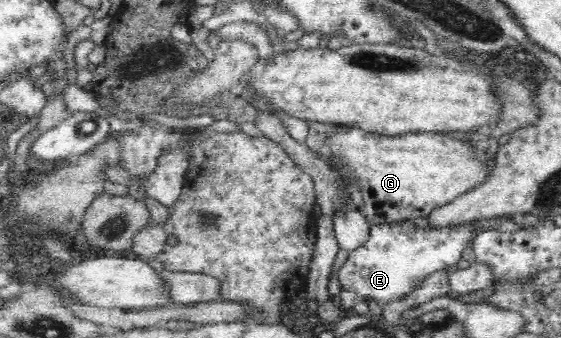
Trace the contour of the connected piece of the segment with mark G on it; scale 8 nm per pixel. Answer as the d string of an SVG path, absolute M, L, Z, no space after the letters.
M355 127L342 128L325 139L325 151L341 156L351 172L359 178L358 193L362 193L365 218L374 223L395 223L401 220L429 218L431 211L451 203L460 195L483 185L491 177L493 165L487 159L484 146L475 148L472 142L435 133L407 133L389 137Z

